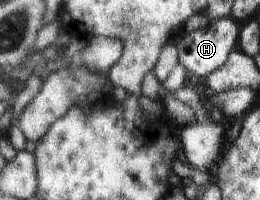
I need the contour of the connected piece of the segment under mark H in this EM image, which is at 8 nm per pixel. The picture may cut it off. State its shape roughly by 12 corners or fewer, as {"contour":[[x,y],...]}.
{"contour":[[211,19],[177,42],[191,74],[207,77],[237,49],[239,27]]}

